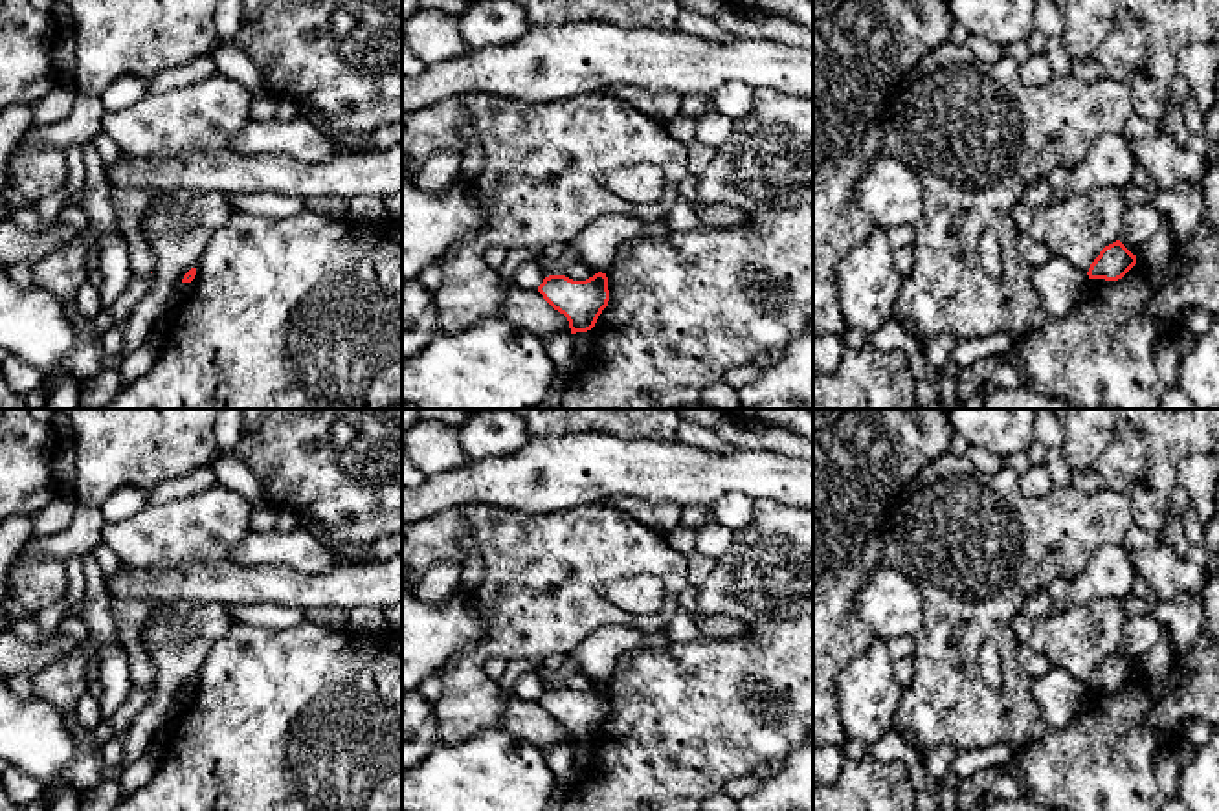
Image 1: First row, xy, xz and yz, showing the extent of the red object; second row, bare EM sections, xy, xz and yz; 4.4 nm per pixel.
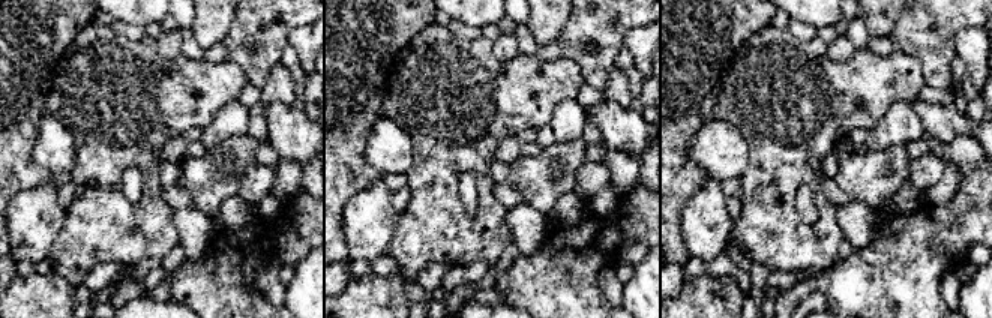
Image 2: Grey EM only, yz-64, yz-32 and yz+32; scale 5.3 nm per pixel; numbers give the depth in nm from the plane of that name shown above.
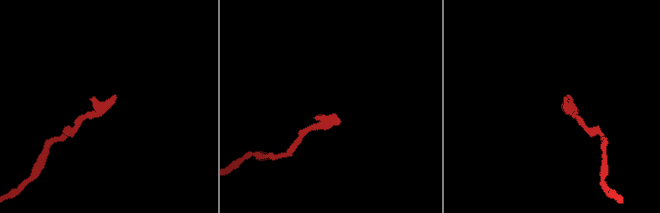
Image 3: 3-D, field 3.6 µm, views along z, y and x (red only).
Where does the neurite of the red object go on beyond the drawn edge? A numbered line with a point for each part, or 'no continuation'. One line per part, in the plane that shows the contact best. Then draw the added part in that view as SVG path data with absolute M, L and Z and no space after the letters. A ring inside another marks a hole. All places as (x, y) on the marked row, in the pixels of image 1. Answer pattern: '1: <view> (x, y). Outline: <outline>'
no continuation

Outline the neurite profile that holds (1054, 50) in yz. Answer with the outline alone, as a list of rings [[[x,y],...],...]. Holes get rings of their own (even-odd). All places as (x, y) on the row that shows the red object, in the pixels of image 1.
[[[1046,37],[1043,53],[1056,75],[1070,73],[1072,57],[1068,55],[1061,37]]]

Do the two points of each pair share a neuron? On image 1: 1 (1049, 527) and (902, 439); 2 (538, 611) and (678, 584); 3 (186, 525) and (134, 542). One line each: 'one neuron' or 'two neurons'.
1: two neurons
2: one neuron
3: one neuron

